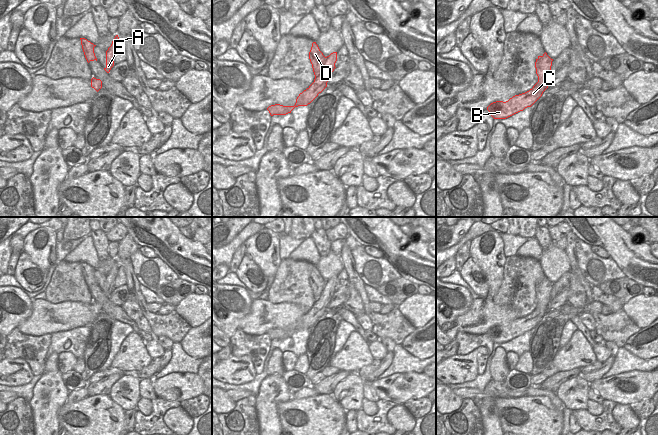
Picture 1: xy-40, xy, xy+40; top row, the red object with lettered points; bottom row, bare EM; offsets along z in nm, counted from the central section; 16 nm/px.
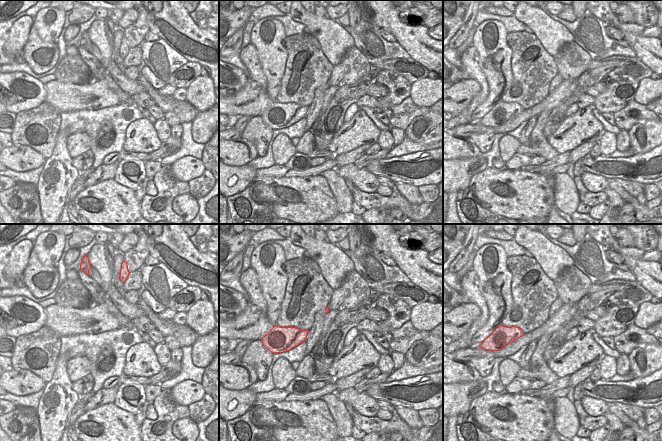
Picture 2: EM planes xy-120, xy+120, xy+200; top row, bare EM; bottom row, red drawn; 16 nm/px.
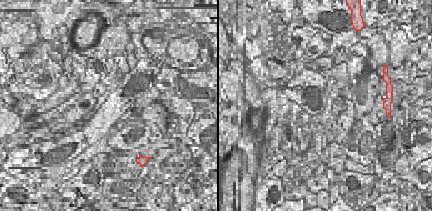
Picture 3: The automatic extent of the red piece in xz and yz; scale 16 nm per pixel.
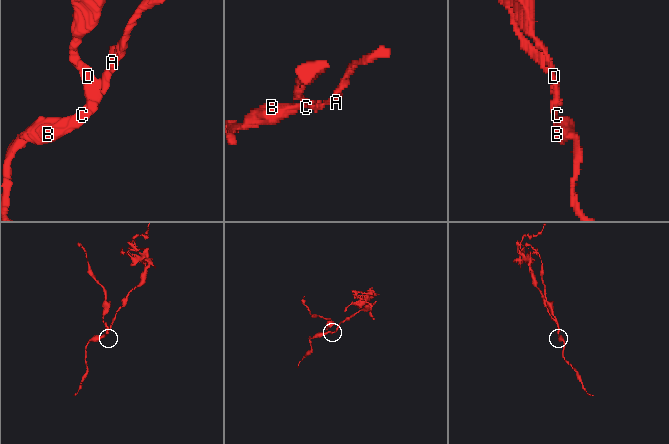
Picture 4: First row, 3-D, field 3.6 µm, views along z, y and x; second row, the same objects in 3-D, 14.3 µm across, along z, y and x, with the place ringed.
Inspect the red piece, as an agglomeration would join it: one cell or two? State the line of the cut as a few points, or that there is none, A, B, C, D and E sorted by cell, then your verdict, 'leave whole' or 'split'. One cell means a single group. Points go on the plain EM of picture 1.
cut xy (326, 281), (322, 295), (315, 303); groups A B C E / D; split

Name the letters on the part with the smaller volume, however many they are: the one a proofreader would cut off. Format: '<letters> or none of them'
D

